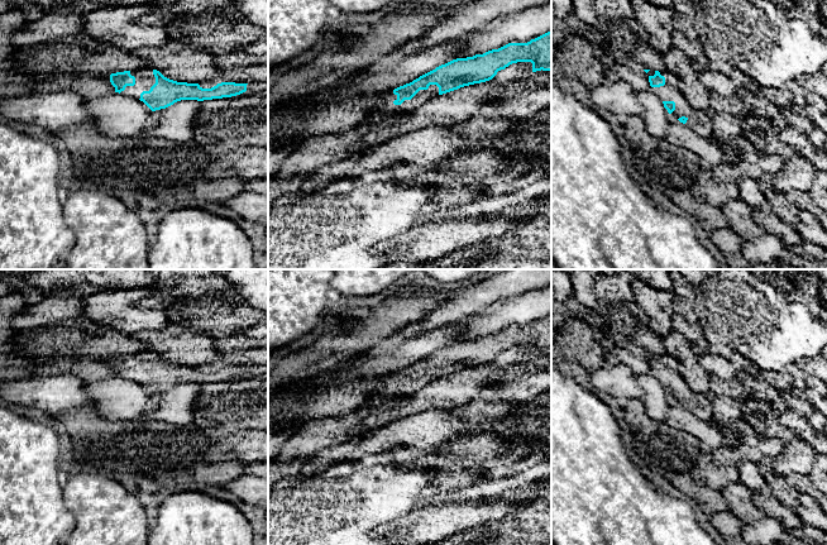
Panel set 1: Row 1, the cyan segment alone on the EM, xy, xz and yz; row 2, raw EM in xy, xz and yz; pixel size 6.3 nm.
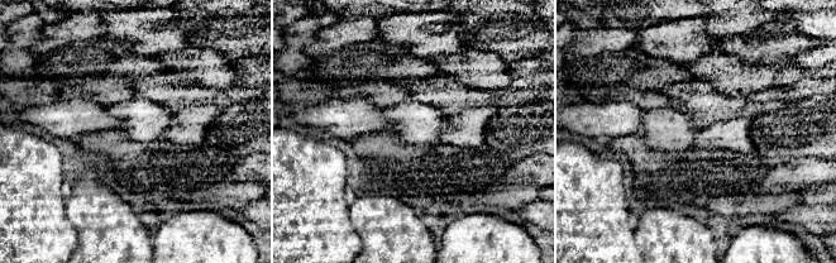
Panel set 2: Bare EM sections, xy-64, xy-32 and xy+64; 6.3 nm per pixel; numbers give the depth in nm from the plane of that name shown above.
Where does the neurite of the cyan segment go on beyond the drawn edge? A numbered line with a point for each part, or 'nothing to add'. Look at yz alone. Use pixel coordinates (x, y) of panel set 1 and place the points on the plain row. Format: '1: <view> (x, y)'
1: yz (698, 405)

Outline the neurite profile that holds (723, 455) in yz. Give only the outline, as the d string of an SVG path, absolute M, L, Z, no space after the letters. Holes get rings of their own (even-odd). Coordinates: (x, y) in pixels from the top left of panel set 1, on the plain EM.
M744 420L718 426L718 429L727 444L709 450L709 453L712 462L720 467L737 467L742 462L757 464L765 456L776 458L784 448L781 440L759 434Z

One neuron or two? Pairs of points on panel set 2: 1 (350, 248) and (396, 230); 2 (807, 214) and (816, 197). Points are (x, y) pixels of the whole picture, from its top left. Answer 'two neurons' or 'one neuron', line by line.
1: two neurons
2: two neurons

